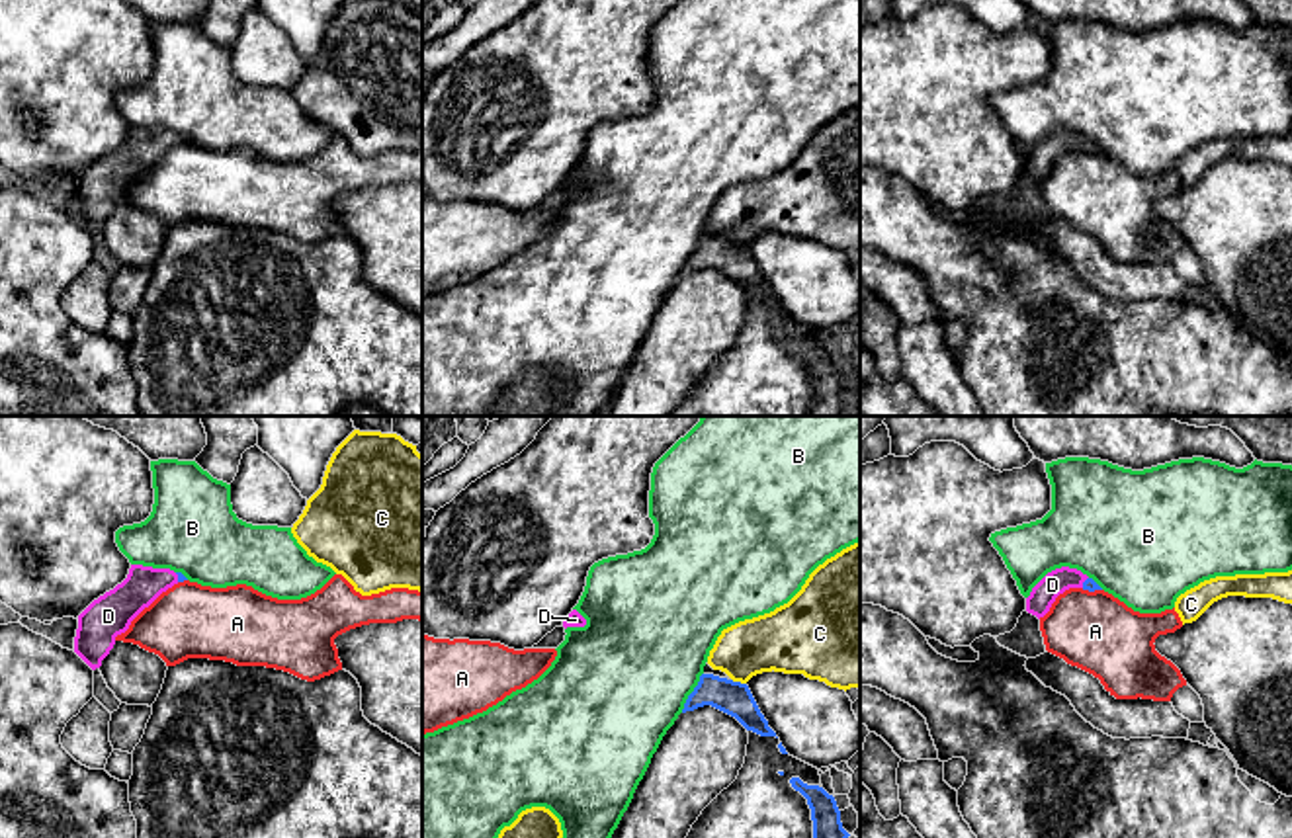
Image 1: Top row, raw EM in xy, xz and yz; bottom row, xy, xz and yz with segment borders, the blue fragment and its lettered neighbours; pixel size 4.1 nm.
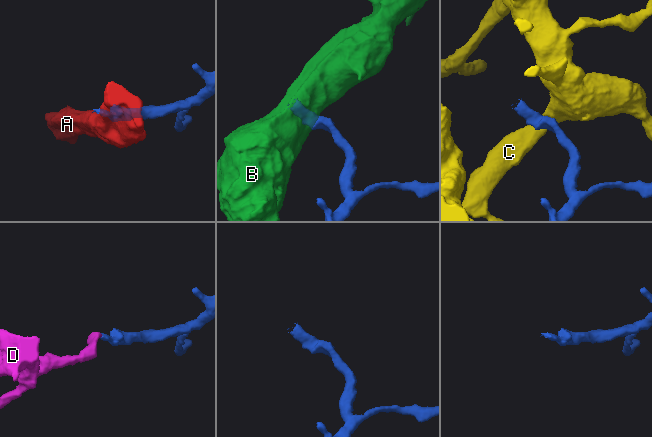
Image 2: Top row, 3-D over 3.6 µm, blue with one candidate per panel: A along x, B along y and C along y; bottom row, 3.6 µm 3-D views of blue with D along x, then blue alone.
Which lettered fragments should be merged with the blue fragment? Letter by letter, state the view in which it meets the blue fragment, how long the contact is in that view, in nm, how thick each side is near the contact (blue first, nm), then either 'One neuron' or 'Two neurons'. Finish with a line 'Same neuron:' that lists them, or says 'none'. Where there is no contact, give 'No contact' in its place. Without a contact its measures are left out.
A: Touches blue in yz. Shared border 90 nm. Thickness 50 nm (blue) against 320 nm. Two neurons
B: Touches blue in xz. Shared border 190 nm. Thickness 140 nm (blue) against 480 nm. Two neurons
C: Touches blue in xz. Shared border 70 nm. Thickness 140 nm (blue) against 260 nm. Two neurons
D: Touches blue in yz. Shared border 50 nm. Thickness 50 nm (blue) against 100 nm. One neuron
Same neuron: D

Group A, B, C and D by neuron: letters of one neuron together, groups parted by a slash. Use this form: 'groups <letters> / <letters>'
groups A / B / C / D

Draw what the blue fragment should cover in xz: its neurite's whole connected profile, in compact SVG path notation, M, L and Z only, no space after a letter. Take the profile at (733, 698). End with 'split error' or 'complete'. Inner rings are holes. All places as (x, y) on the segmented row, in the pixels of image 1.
M702 674L698 686L686 699L682 713L704 705L711 705L735 717L747 731L753 731L760 736L776 736L747 684L713 674Z; complete

